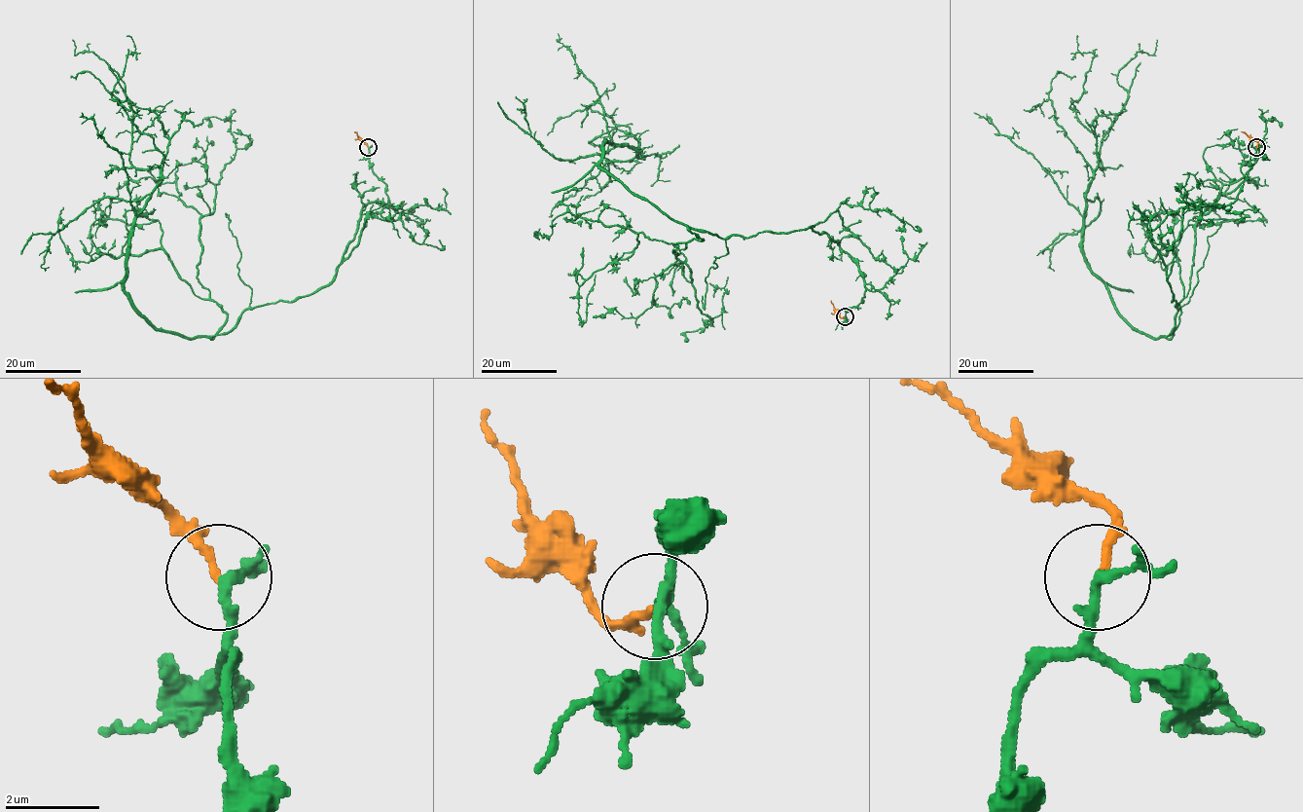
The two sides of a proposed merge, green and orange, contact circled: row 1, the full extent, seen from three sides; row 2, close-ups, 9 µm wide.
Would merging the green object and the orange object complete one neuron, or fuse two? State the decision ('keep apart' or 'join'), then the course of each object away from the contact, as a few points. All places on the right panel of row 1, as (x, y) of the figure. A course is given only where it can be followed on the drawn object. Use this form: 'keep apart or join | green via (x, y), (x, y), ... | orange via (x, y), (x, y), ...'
join | green via (1256, 147), (1237, 199), (1183, 210), (1172, 331), (1136, 330), (1082, 217), (1128, 95), (1117, 73), (1157, 40) | orange via (1256, 147), (1258, 143), (1241, 131)

